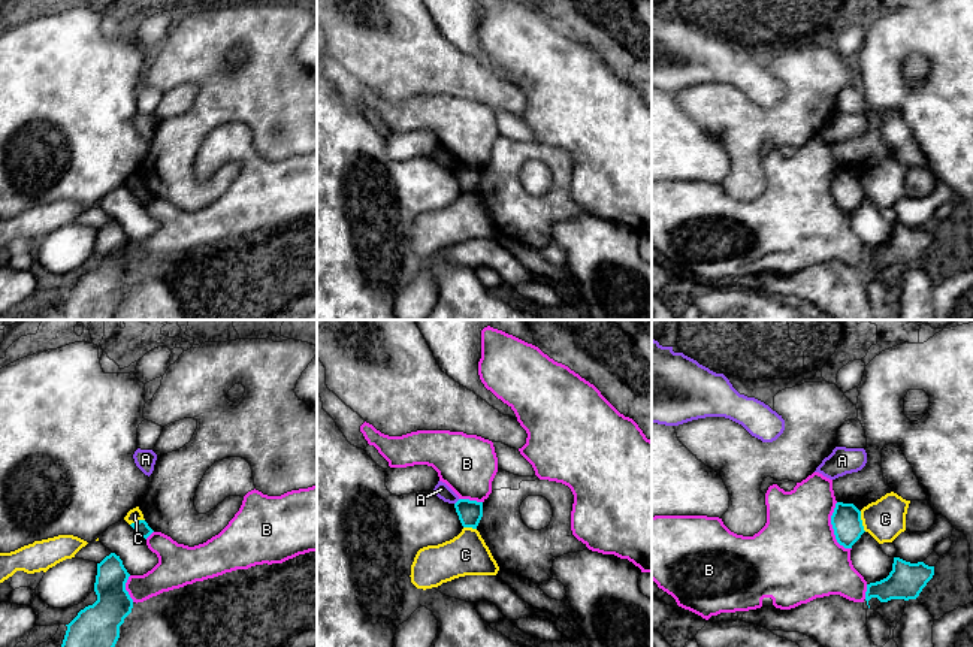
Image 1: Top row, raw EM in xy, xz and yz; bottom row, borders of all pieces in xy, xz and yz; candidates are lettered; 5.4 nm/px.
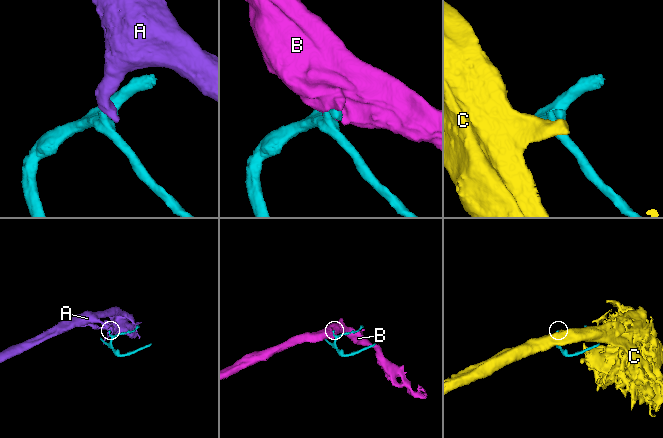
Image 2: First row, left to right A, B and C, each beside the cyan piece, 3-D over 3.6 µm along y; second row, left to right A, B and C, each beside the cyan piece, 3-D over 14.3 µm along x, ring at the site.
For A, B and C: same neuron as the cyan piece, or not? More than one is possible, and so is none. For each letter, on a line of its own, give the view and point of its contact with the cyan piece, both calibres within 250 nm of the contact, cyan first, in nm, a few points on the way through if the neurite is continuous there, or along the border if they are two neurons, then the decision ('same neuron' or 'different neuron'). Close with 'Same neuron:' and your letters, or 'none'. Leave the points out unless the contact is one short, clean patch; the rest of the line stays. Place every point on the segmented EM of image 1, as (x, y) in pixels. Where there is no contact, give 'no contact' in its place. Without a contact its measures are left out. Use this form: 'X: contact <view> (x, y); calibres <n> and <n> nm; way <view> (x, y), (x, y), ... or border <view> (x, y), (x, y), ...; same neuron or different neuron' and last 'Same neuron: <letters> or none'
A: contact xz (456, 502); calibres 130 and 80 nm; border xz (459, 499), (455, 504); different neuron
B: contact yz (833, 528); calibres 160 and 460 nm; different neuron
C: contact yz (861, 522); calibres 160 and 220 nm; border yz (860, 511), (866, 531); different neuron
Same neuron: none

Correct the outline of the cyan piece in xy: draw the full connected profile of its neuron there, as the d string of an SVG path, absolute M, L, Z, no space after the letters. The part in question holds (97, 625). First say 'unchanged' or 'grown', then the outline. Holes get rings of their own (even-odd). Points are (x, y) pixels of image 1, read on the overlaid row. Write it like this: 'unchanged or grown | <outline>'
unchanged | M115 553L97 563L97 601L69 623L61 647L115 647L120 626L132 613L133 599L126 590L130 574Z

